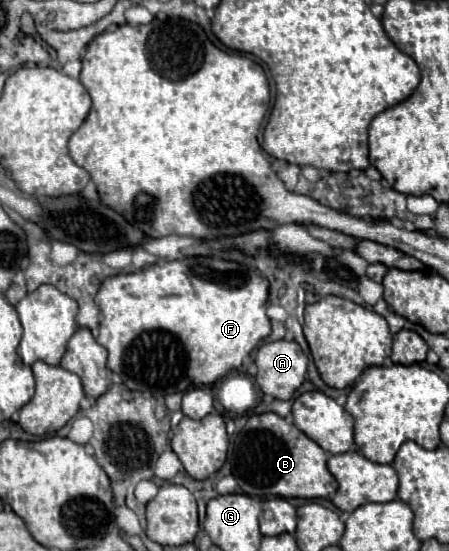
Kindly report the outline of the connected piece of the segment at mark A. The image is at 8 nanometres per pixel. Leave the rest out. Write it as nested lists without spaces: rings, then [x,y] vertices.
[[[287,339],[263,343],[257,351],[255,363],[259,367],[255,379],[261,387],[261,391],[275,399],[291,399],[307,375],[307,355],[301,351],[301,347],[295,341],[287,341]]]

